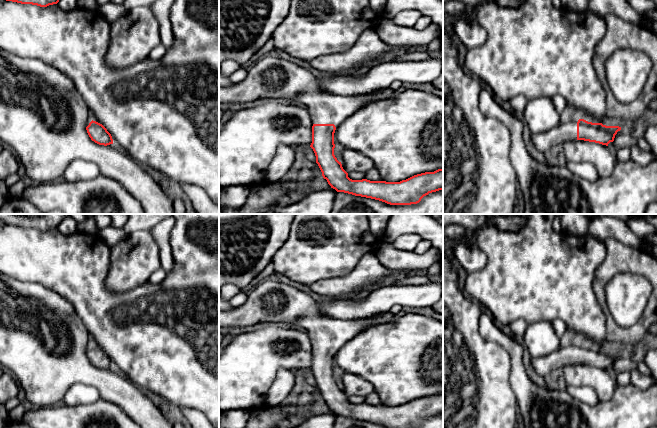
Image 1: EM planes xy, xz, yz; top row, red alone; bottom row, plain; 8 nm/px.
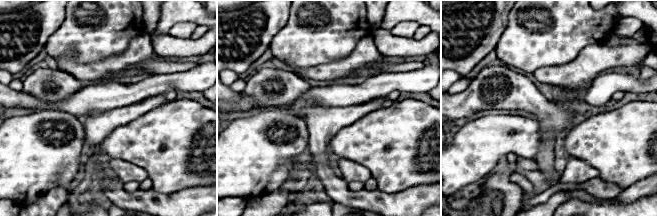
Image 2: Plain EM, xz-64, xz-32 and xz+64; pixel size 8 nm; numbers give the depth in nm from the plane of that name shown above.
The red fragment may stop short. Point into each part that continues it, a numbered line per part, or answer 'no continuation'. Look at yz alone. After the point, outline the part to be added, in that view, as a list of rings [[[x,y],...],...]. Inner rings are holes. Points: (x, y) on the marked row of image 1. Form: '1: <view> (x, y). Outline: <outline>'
1: yz (564, 132). Outline: [[[574,119],[567,123],[560,123],[545,133],[531,134],[531,141],[534,147],[540,152],[546,152],[554,146],[568,141],[576,141],[578,120]]]

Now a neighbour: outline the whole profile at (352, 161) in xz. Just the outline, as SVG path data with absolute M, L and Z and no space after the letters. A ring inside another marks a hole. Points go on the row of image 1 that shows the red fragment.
M341 148L341 164L343 169L349 172L367 172L374 168L374 162L367 156L349 149Z

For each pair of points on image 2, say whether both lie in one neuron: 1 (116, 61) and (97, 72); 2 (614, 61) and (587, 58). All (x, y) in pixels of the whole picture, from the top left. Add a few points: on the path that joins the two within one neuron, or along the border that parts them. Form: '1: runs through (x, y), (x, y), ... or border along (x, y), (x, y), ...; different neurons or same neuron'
1: runs through (111, 66), (102, 69); same neuron
2: runs through (607, 58), (594, 58); same neuron

